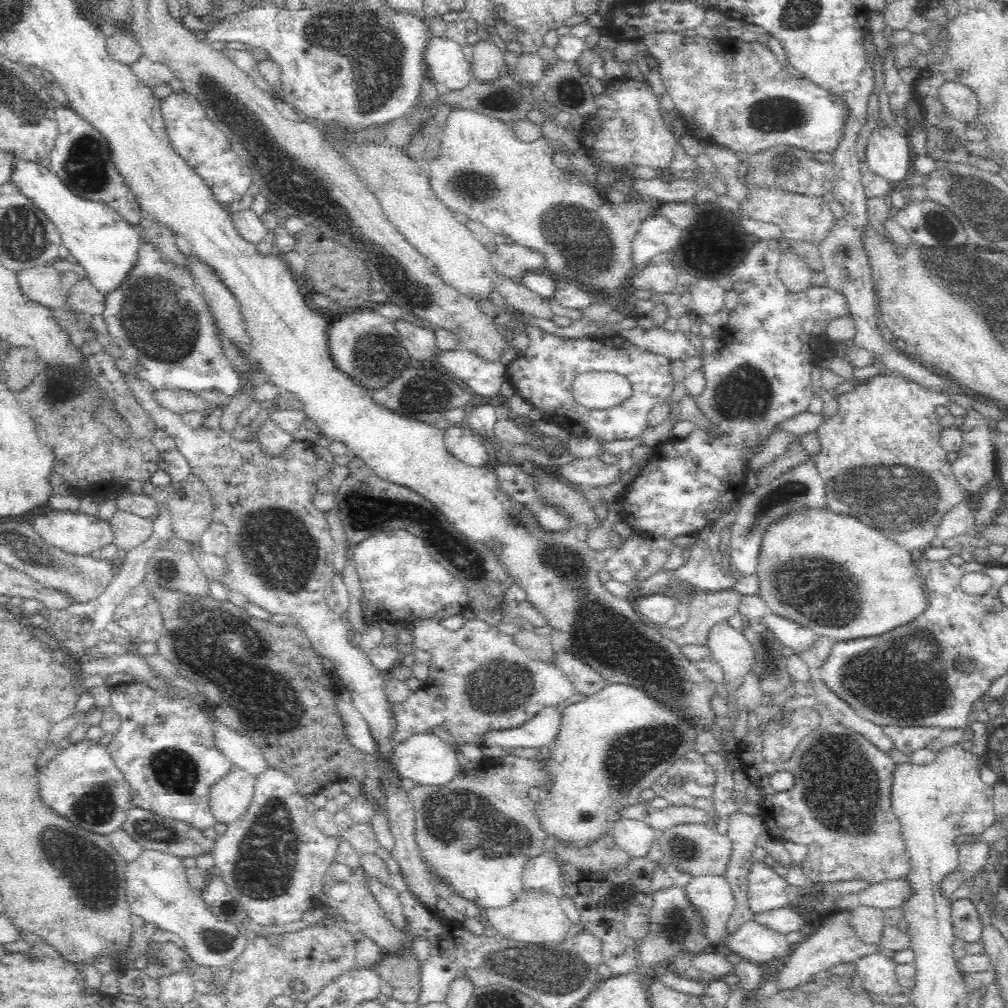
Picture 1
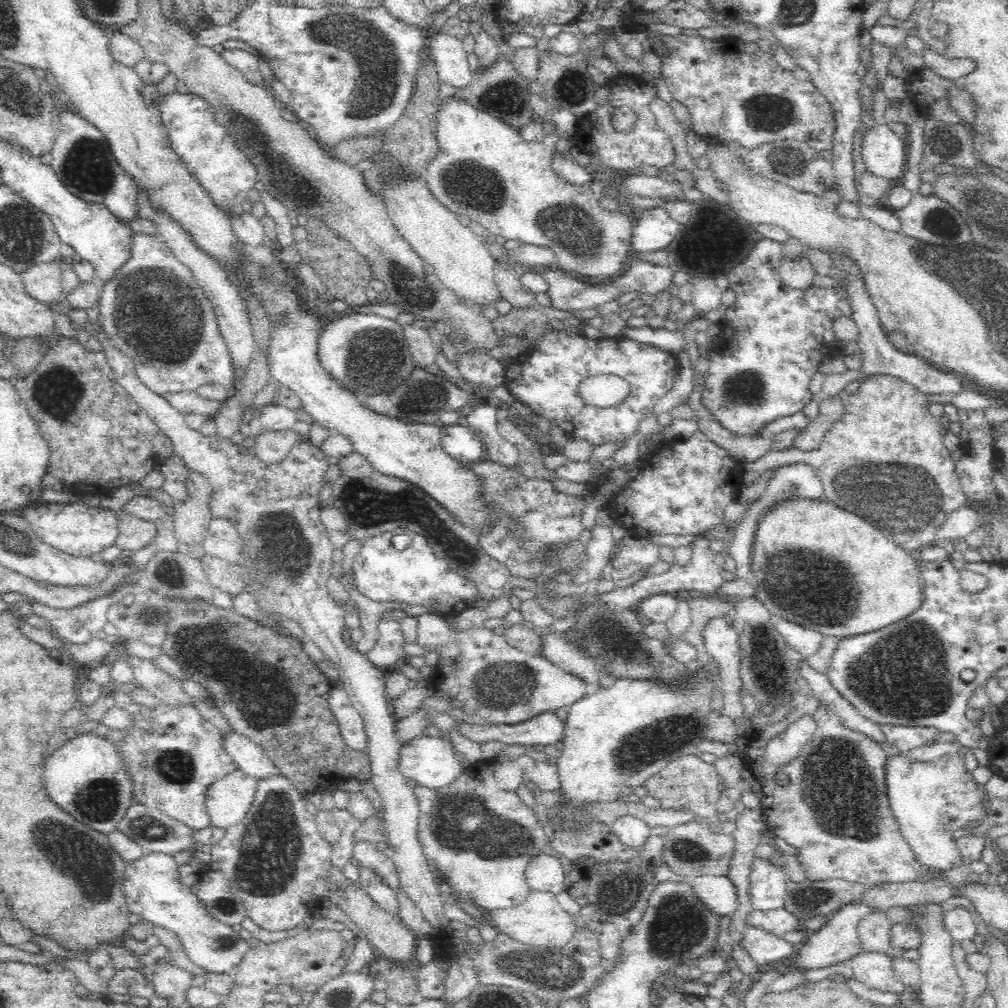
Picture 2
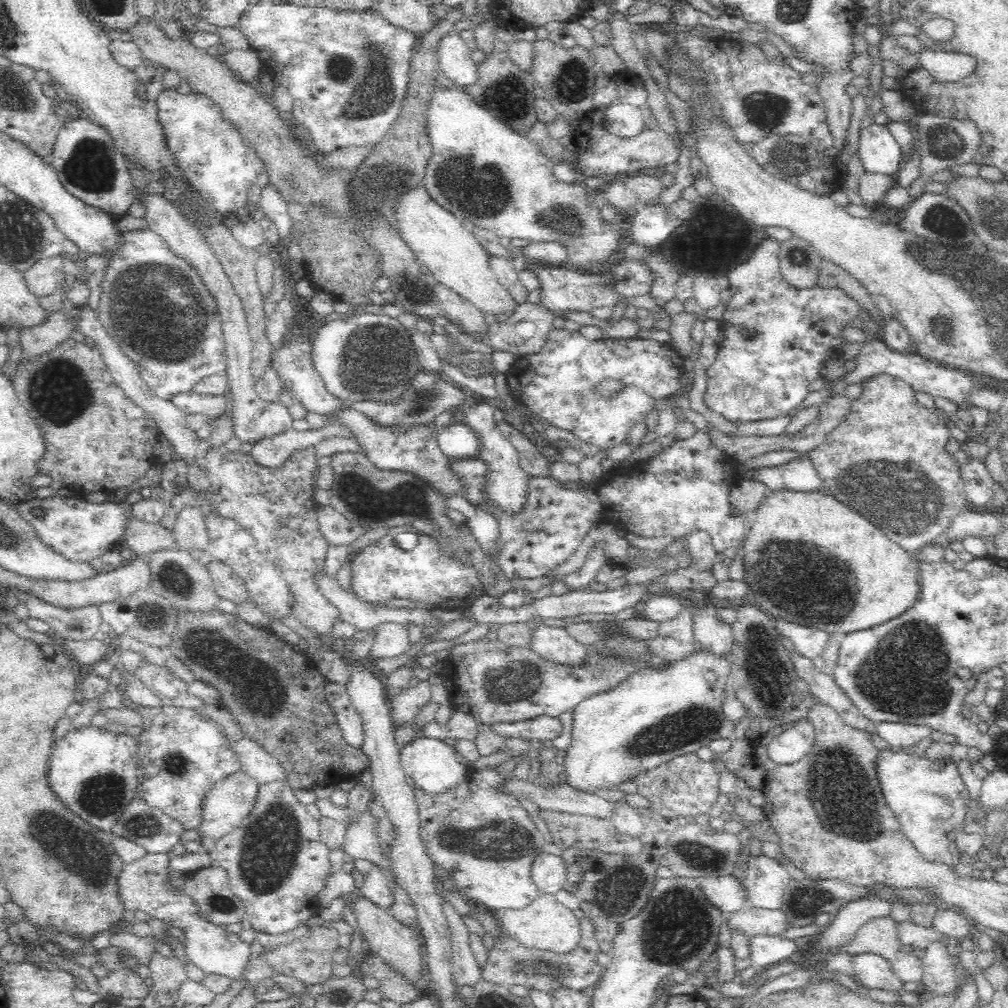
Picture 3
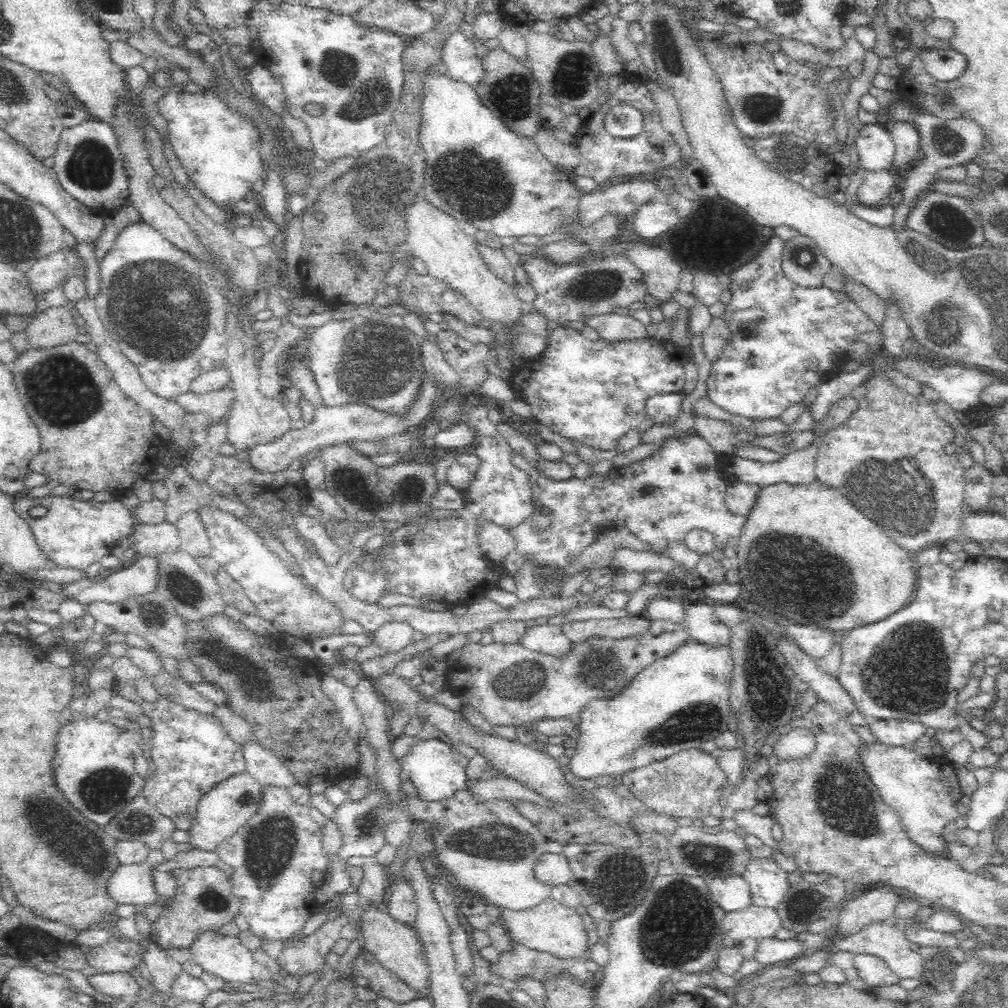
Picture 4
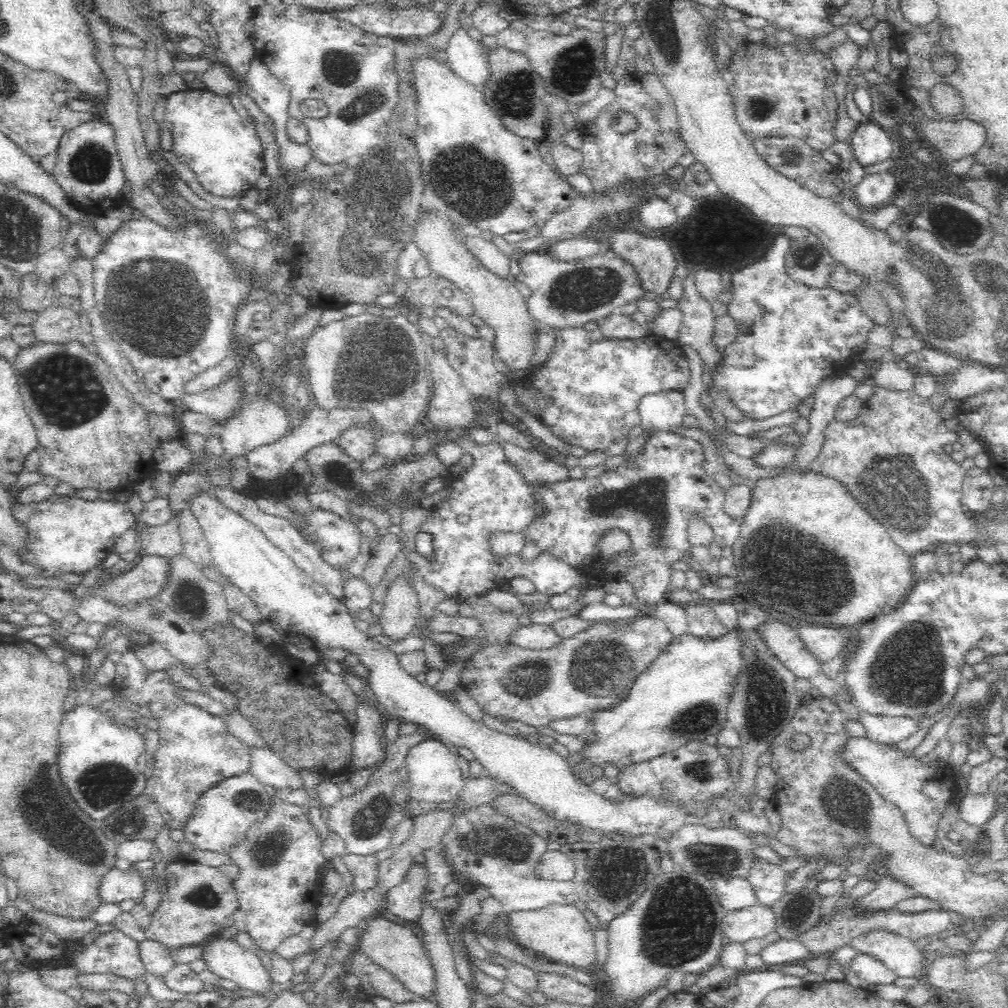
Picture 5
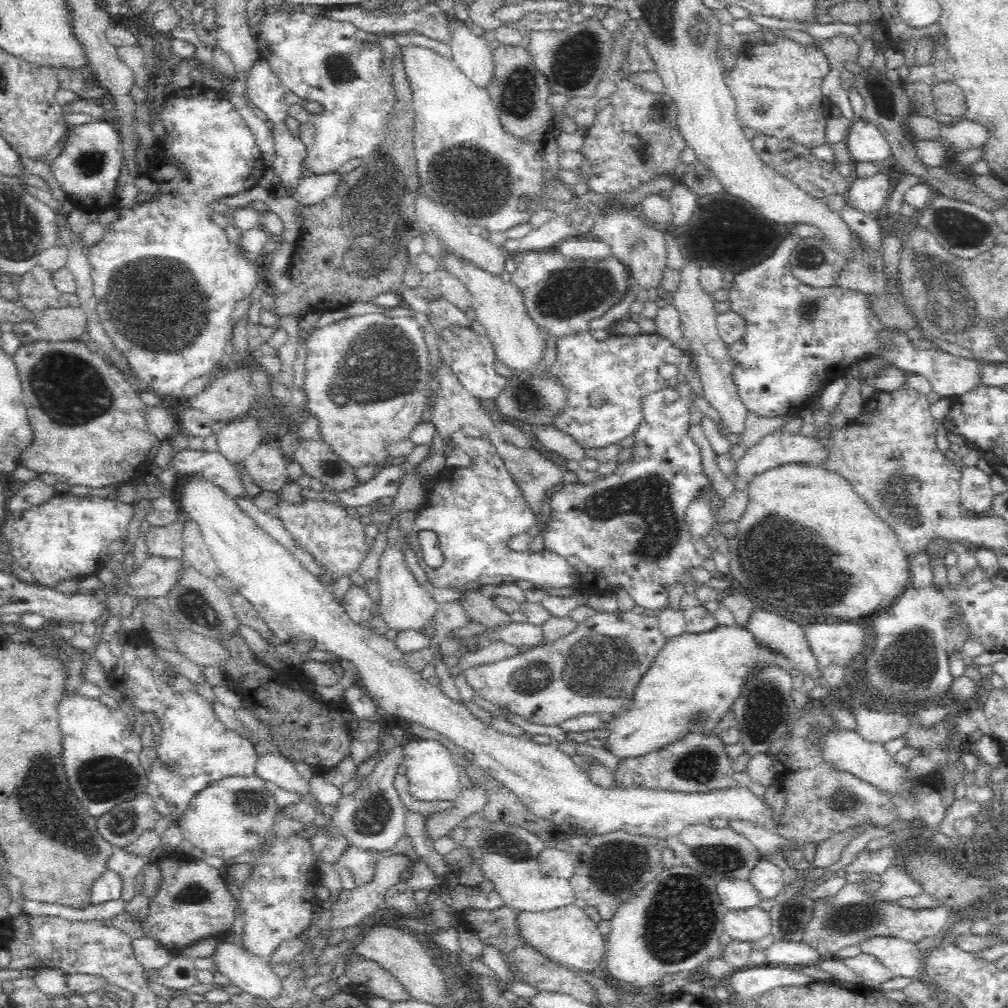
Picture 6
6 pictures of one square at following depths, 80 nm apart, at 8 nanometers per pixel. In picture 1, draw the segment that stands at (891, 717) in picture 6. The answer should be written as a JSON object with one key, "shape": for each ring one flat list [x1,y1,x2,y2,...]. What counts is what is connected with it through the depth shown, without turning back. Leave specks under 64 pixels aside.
{"shape":[[883,726,883,731,894,741,895,748,898,752,911,757,915,752,924,749,932,740,939,738,944,731,941,726]]}

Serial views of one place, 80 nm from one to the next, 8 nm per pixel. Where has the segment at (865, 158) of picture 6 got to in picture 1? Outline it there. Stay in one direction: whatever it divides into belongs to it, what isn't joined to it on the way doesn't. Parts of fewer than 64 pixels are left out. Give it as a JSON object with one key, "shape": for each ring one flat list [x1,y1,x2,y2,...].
{"shape":[[888,128,882,132,873,131,867,145,867,162,864,168,885,178,891,184,900,182,914,173,913,162,916,157,914,152,910,152,910,146,912,146,910,139,896,128]]}

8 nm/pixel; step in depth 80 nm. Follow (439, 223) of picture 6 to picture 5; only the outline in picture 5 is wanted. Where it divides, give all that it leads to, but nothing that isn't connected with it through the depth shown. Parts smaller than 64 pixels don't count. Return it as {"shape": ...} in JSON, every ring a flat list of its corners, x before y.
{"shape":[[464,235,464,237,470,252,478,257,486,270,493,272,493,275,500,279,506,279,511,274,511,259,506,257,491,240,486,240,483,236]]}

